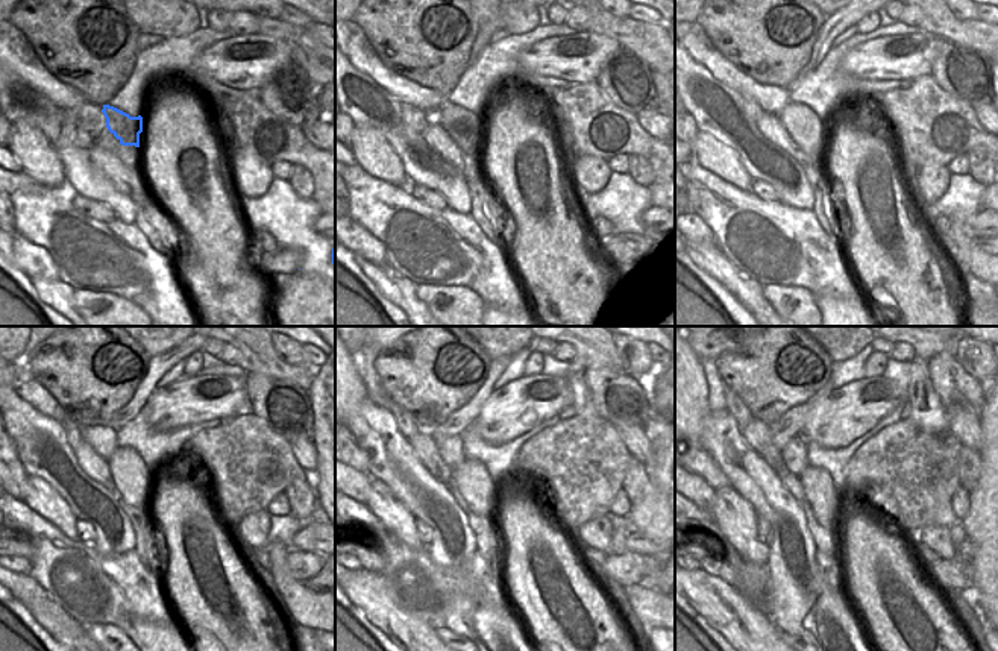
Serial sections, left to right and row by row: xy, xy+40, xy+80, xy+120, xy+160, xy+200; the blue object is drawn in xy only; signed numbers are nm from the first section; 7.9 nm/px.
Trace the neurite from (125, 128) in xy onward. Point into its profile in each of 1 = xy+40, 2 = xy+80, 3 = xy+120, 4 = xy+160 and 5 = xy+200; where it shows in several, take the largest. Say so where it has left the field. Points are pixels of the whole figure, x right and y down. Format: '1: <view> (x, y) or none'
1: xy+40 (466, 129)
2: xy+80 (809, 132)
3: xy+120 (131, 475)
4: xy+160 (470, 478)
5: xy+200 (827, 504)

